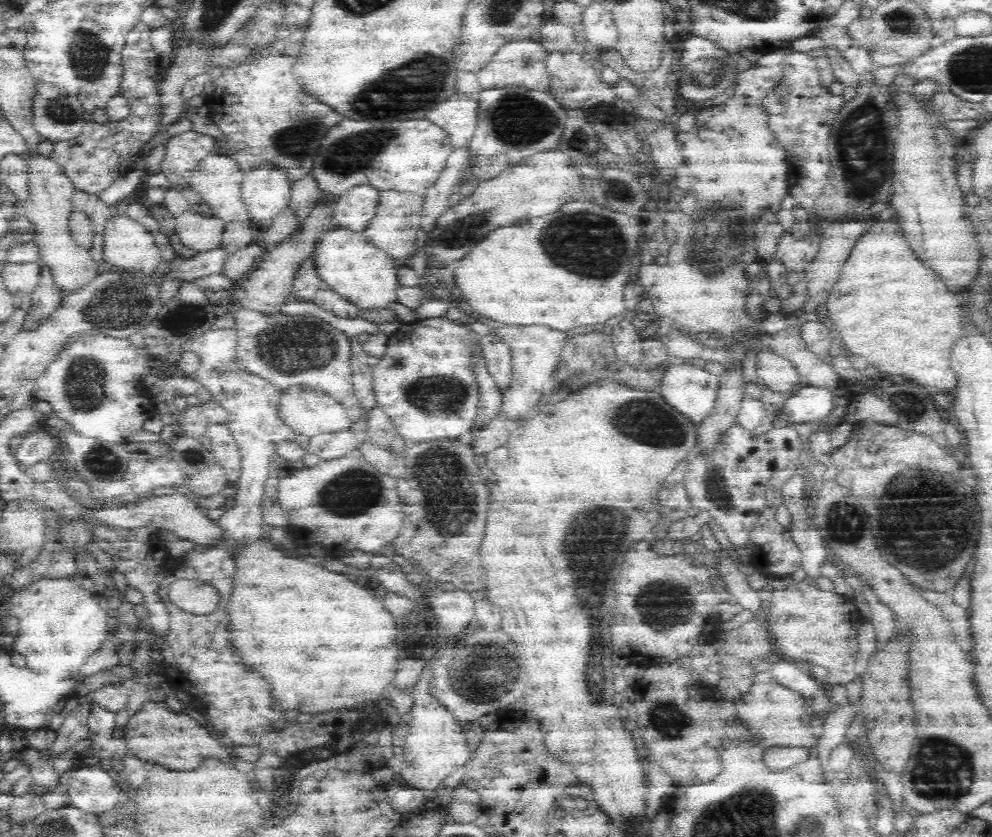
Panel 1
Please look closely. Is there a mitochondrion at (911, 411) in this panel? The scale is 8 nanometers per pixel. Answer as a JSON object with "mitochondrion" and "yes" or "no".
{"mitochondrion":"yes"}

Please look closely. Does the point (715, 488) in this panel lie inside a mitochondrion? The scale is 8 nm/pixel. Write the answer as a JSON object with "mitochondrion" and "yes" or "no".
{"mitochondrion":"yes"}

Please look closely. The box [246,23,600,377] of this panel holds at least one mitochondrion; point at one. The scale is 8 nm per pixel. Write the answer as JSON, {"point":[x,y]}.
{"point":[420,81]}

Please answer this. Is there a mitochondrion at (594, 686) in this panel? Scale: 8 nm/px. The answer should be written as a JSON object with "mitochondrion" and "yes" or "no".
{"mitochondrion":"yes"}

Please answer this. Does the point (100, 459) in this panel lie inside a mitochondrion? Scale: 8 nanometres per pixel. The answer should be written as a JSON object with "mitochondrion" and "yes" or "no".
{"mitochondrion":"yes"}

